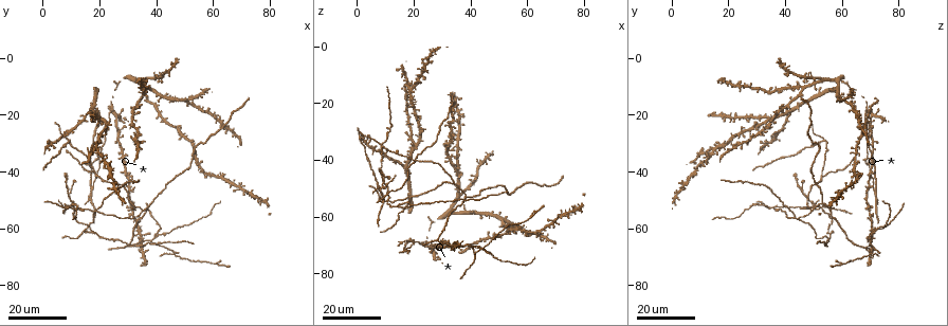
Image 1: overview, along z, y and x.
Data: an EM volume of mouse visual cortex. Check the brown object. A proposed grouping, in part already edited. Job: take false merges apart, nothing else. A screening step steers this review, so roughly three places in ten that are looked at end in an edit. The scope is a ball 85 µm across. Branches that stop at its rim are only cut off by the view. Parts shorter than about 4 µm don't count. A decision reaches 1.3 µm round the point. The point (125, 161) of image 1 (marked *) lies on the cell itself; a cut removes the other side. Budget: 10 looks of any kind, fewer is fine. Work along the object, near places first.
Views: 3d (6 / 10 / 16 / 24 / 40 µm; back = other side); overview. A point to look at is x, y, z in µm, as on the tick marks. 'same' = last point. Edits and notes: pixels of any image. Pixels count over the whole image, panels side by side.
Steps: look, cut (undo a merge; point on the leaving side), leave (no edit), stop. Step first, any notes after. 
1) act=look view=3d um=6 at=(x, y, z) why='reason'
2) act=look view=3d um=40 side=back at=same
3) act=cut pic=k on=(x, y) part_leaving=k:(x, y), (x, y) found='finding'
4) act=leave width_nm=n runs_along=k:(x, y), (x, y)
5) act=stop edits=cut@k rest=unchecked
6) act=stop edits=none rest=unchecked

act=look view=3d um=16 at=(35, 53, 50) why='arms part here'

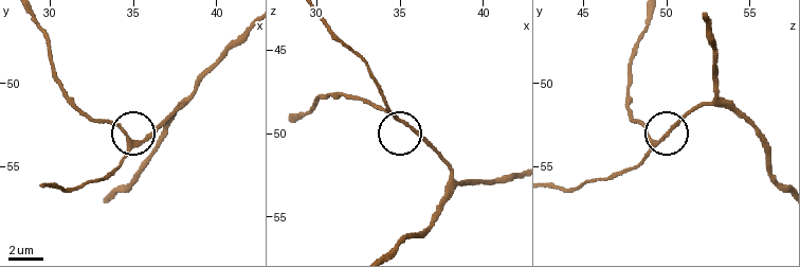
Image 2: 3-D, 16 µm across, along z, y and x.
act=look view=3d um=10 at=(34.7, 53.5, 49.1)

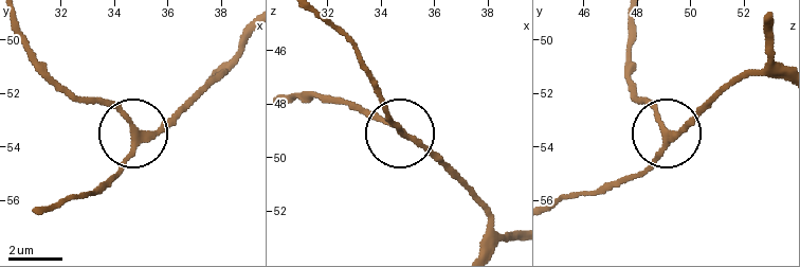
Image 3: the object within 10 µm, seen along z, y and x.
act=look view=3d um=6 at=(34.9, 53.5, 49.2)

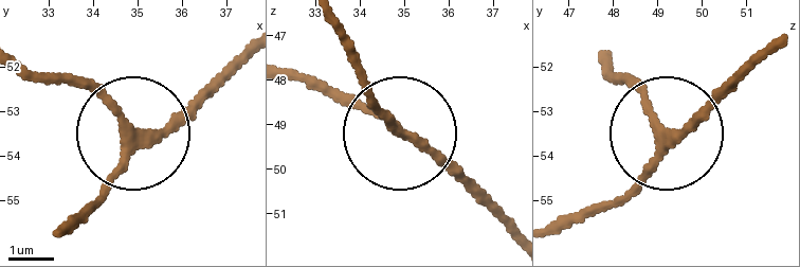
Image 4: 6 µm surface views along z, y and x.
act=leave runs_along=4:(249, 42), (139, 137), (93, 209) found='all the same cell'

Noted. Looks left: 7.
act=look view=3d um=24 at=(38, 51, 53) why='branch point'

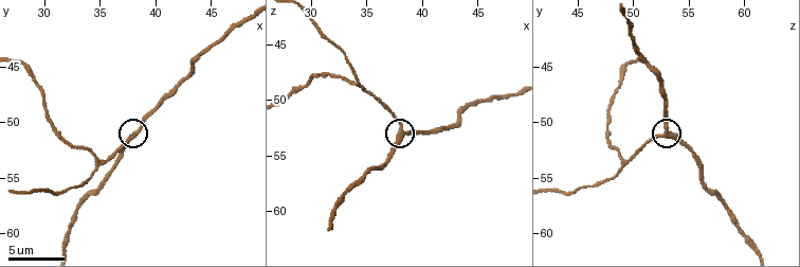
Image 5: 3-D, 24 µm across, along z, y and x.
act=look view=3d um=10 at=(38.4, 51.0, 53.0)

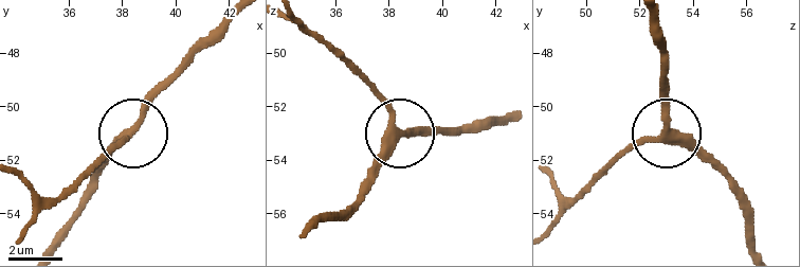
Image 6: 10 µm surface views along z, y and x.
act=leave runs_along=6:(314, 225), (346, 207), (403, 137), (435, 137) found='continuous, no second cell'

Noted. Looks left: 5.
act=look view=3d um=24 at=(20, 52, 41) why='branch point'

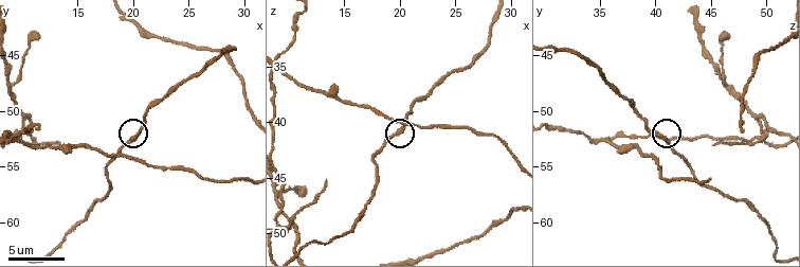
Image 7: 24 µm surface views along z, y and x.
act=look view=3d um=6 at=(19.6, 52.8, 41.2)

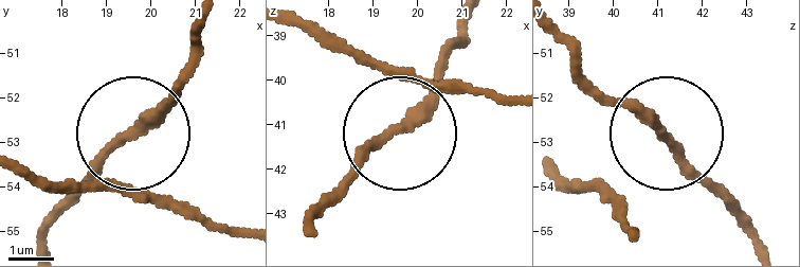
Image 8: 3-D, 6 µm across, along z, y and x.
act=leave side_arm_um=26 runs_along=8:(246, 233), (144, 198), (128, 138), (44, 217) found='continuous, no second cell'

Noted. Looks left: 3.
act=look view=3d um=16 at=(19, 41, 52) why='arms part here'

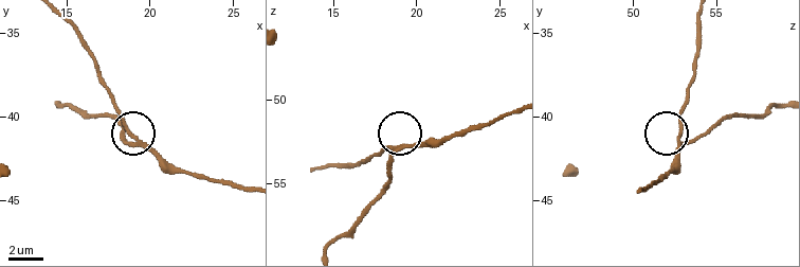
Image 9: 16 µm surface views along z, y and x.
act=look view=3d um=10 at=(18.7, 41.3, 53.0)

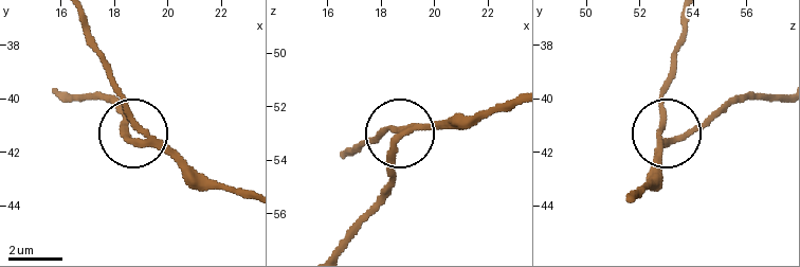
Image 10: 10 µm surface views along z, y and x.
act=leave width_nm=230 runs_along=10:(626, 199), (649, 179), (658, 138), (690, 136), (735, 104) found='all the same cell'

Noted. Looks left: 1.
act=stop edits=none rest=unchecked

